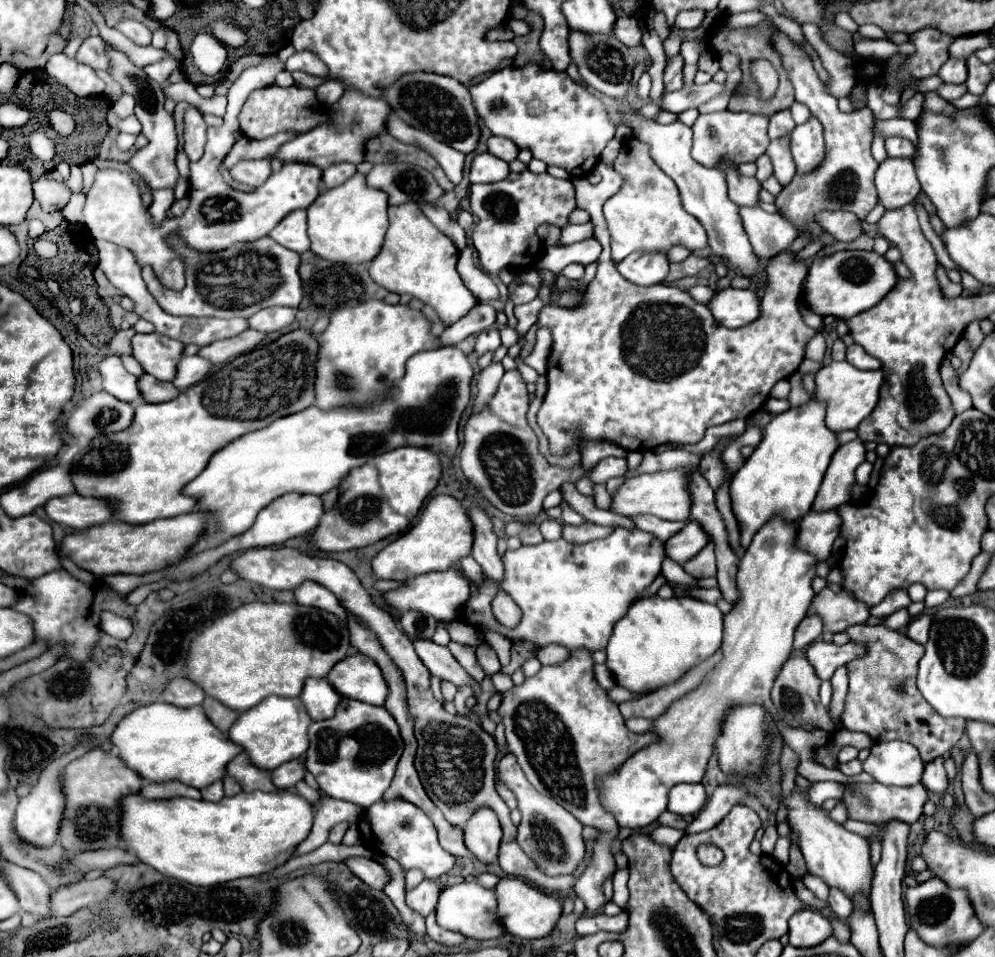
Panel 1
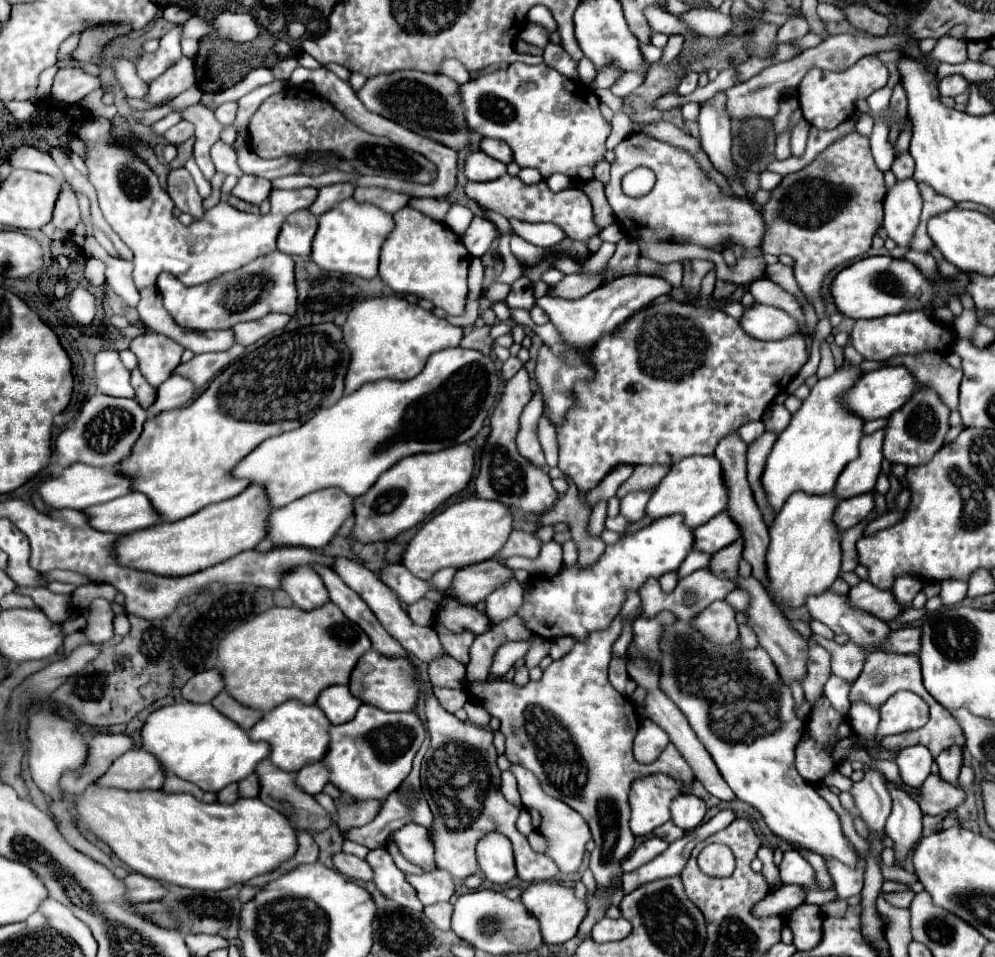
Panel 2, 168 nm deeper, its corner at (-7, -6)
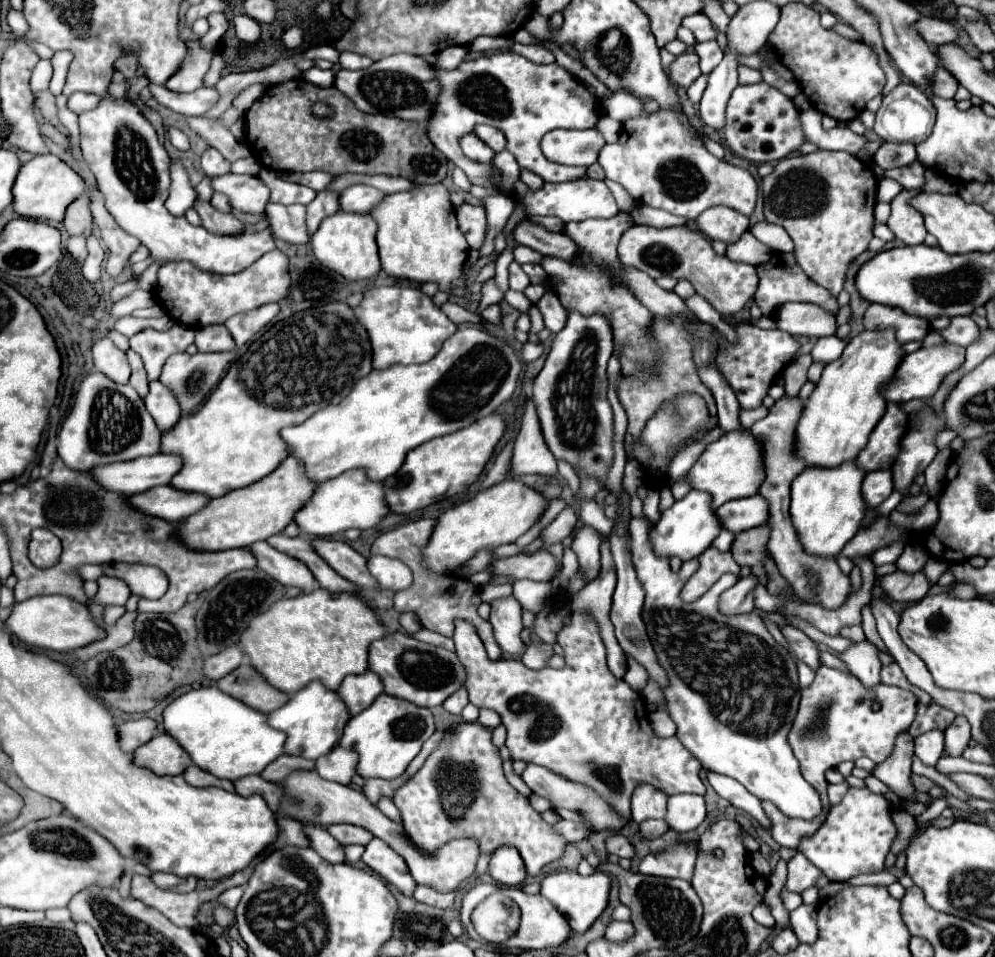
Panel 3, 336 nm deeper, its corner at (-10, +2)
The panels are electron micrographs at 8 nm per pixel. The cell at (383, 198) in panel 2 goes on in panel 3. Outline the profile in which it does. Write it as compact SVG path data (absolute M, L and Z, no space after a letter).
M350 185L340 193L340 209L356 211L356 213L370 213L374 205L378 205L386 193L370 185Z

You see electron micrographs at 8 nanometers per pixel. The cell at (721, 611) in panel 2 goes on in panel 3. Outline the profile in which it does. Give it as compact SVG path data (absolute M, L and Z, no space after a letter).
M754 575L742 577L734 587L722 593L720 597L720 613L722 615L736 615L736 613L752 613L754 611L754 601L752 601L752 591L758 579Z

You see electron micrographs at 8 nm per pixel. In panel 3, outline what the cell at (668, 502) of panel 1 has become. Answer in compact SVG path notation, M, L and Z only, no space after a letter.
M736 431L726 433L722 439L710 443L702 457L692 465L690 473L686 475L690 481L690 487L696 491L708 491L712 497L712 507L718 509L730 499L742 499L758 493L758 487L762 483L762 459L760 459L762 447L752 437L750 431Z

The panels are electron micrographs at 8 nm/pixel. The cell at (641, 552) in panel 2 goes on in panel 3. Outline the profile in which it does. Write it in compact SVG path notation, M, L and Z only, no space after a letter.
M690 491L684 499L676 501L670 509L666 509L660 515L658 523L648 531L648 537L652 543L652 551L658 557L666 559L680 557L682 561L686 561L704 553L718 533L720 533L720 523L718 517L714 515L714 509L710 507L710 495L704 491Z

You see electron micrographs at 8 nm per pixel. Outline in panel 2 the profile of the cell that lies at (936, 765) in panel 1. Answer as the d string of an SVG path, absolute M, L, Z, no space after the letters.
M953 745L953 747L945 749L935 761L937 761L937 765L939 765L939 775L941 775L945 781L957 783L959 769L961 769L961 763L963 763L963 749L961 749L959 745Z

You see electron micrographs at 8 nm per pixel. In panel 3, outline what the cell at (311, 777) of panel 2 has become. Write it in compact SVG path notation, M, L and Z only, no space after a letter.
M336 747L328 755L322 755L320 759L316 759L314 763L316 763L316 771L322 779L348 785L352 775L354 775L356 761L358 761L356 753L346 751L342 747Z

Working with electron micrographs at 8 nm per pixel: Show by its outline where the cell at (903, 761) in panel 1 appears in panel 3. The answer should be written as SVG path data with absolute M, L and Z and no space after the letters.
M930 731L914 739L914 753L924 765L934 767L936 761L942 757L942 751L944 751L944 733L940 731Z

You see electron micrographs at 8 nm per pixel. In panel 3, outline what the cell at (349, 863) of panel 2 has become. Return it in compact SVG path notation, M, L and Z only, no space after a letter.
M306 823L304 831L312 843L312 849L318 851L322 859L326 859L330 863L344 863L346 861L344 845L338 845L338 841L334 841L334 837L330 837L330 833L324 827Z

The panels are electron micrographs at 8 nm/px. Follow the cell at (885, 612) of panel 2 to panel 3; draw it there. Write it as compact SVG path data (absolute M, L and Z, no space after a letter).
M894 571L890 575L880 577L878 585L890 599L900 601L900 603L916 603L930 589L930 583L928 583L928 579L926 579L926 575L922 571L914 573L914 575Z

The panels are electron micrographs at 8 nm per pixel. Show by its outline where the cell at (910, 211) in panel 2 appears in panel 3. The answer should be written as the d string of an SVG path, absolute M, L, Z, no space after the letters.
M904 189L890 203L892 213L890 213L890 219L888 219L888 227L906 245L920 245L926 237L926 227L924 227L924 221L922 221L922 213L918 213L918 209L914 209L910 205L910 199L918 193L920 193L920 189Z

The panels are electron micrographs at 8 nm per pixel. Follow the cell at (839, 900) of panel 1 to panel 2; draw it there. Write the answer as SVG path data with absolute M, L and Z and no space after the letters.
M827 857L825 859L825 867L831 875L831 881L839 893L839 899L847 899L851 895L861 893L863 889L863 875L865 875L865 859L859 857L857 865L849 867L845 863L841 863L839 859Z

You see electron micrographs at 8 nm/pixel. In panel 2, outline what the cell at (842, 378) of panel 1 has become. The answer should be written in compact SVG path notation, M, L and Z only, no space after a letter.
M883 367L871 373L865 373L853 389L849 389L847 395L843 395L843 405L851 411L857 413L861 419L871 421L879 417L889 417L897 409L901 409L915 393L917 389L917 379L907 367Z

